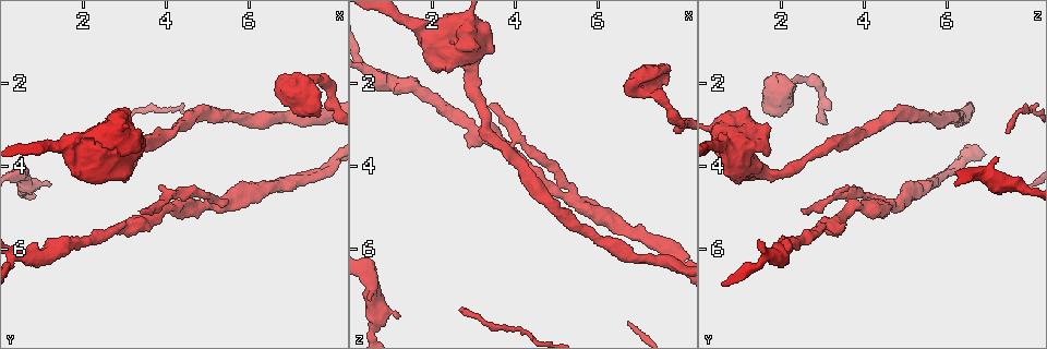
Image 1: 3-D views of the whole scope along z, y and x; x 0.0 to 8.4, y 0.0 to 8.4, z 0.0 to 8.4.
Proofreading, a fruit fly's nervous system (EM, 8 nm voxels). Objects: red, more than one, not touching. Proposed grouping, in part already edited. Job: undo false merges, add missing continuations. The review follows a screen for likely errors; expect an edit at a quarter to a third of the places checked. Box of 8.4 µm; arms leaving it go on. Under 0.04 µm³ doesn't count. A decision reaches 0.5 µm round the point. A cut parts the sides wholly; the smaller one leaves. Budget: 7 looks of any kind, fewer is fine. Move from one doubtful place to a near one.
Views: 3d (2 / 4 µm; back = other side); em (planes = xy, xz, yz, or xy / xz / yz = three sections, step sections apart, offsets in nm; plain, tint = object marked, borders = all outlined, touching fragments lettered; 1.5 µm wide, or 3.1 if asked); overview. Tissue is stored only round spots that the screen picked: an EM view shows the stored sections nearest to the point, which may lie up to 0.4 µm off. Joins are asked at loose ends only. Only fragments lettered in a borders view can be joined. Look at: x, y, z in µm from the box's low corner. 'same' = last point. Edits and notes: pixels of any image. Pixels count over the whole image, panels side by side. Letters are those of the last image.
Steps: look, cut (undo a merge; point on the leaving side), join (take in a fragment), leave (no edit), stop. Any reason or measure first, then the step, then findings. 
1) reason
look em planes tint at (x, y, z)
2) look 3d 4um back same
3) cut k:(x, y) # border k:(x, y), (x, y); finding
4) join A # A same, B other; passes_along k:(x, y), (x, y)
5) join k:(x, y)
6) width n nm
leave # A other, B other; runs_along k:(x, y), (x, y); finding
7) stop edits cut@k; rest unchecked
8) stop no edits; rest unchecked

thick end
look 3d 2um at (1.20, 4.50, 7.55)

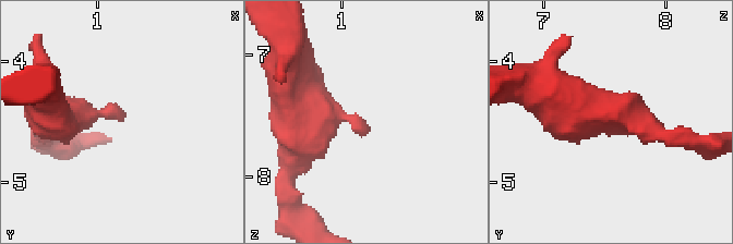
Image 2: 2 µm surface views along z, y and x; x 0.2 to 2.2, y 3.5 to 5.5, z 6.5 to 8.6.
arm_widths 200, 340 nm
look em xy step 4 tint at (1.16, 4.50, 7.56)

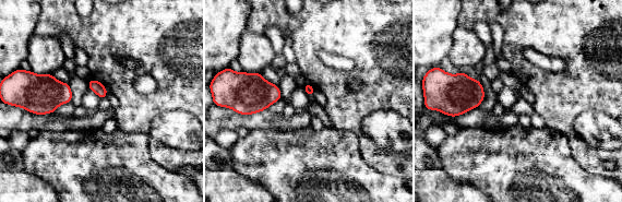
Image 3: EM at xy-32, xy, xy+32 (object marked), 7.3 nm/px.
another direction
look em planes borders same

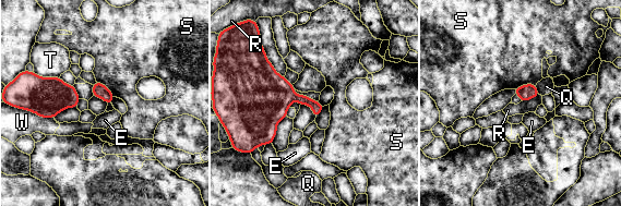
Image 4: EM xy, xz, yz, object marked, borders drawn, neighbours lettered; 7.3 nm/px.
leave # E other, Q other, R other, S other, T other, W other; no lettered fragment goes on from it

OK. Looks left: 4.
arms part here
look em planes plain at (5.00, 4.90, 4.55)

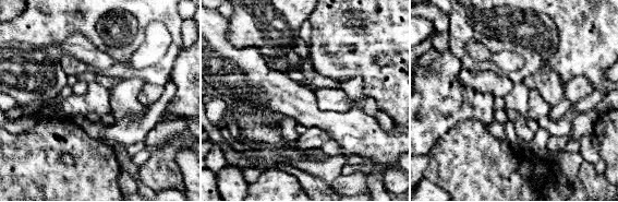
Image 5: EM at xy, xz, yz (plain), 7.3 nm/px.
look em planes tint same

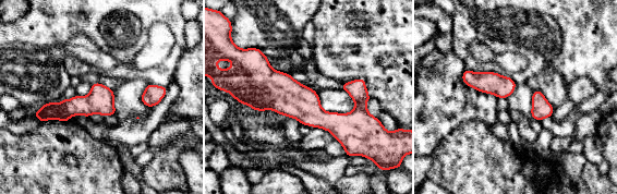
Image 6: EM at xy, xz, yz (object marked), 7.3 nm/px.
look em planes borders same

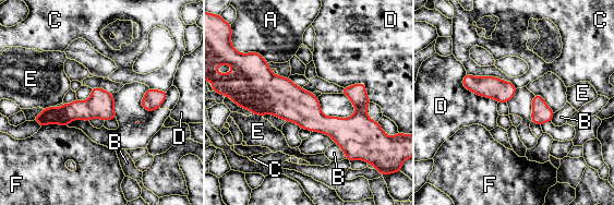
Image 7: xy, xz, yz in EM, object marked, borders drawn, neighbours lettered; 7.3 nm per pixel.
leave # A other, B other, C other, D other, E other, F other; one cell here

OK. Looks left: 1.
stop no edits; rest unchecked

